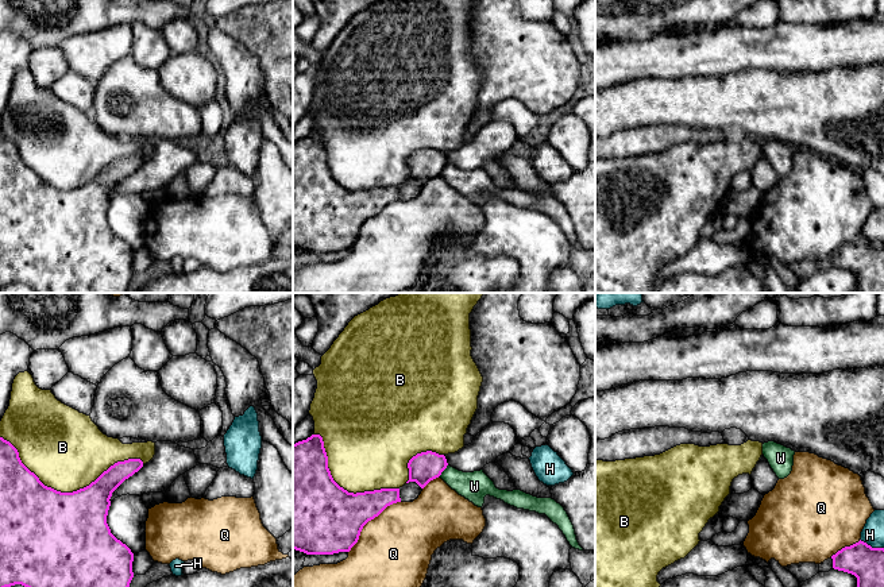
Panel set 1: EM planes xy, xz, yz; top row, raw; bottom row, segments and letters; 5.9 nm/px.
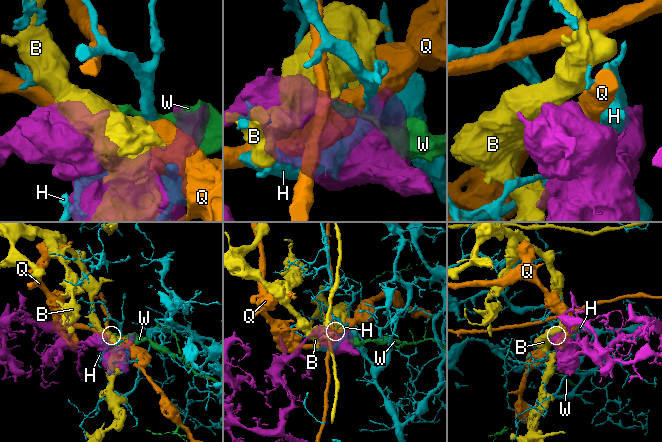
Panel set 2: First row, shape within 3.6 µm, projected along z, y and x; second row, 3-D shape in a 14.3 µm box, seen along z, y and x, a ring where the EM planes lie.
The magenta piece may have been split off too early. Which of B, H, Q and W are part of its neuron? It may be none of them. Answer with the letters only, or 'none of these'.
none of these

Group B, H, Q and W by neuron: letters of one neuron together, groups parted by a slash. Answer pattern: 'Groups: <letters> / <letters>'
Groups: B / H / Q / W

